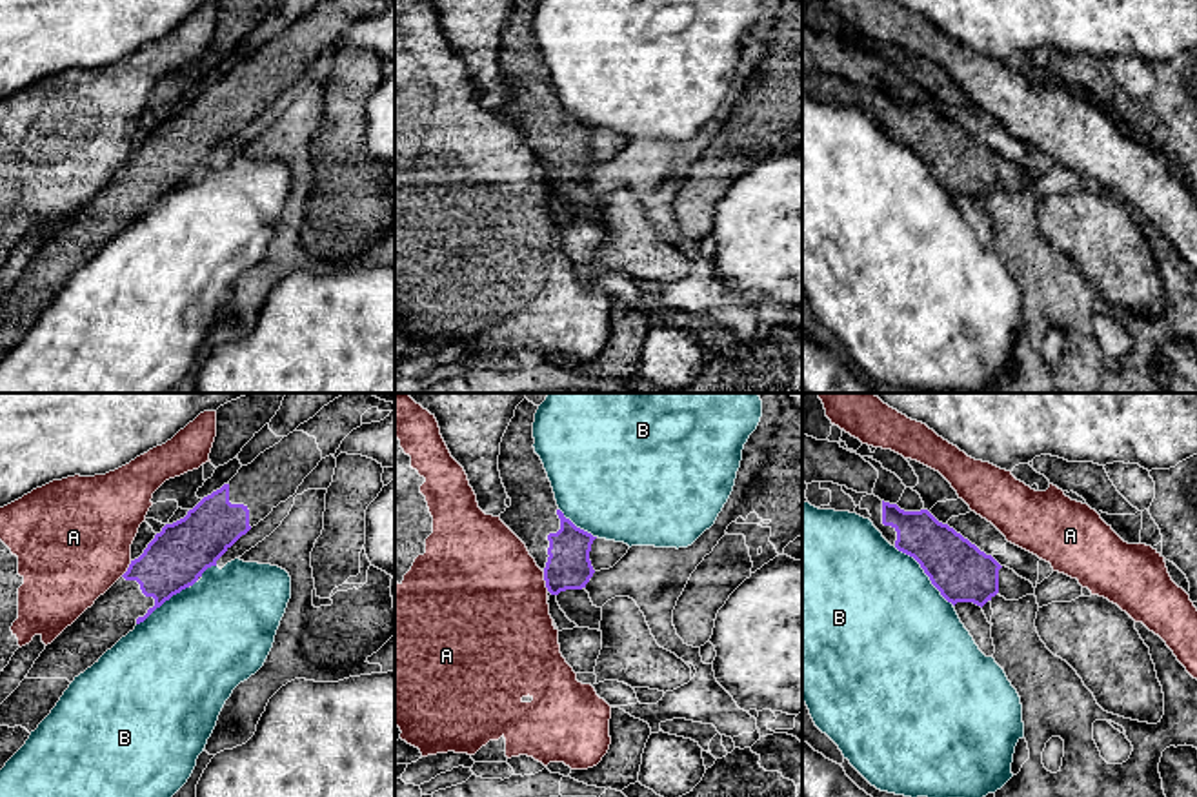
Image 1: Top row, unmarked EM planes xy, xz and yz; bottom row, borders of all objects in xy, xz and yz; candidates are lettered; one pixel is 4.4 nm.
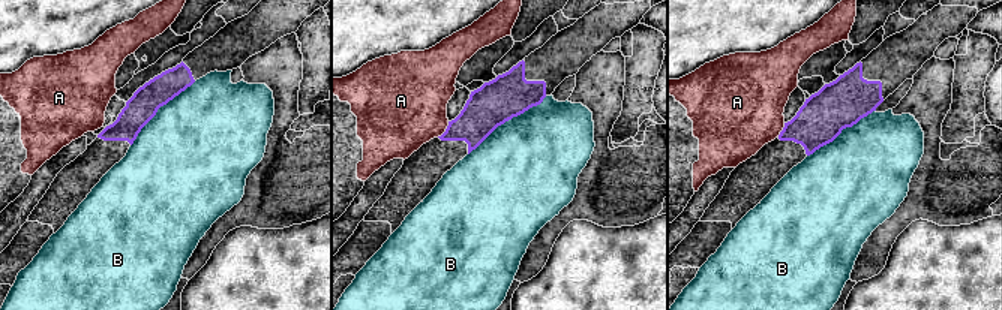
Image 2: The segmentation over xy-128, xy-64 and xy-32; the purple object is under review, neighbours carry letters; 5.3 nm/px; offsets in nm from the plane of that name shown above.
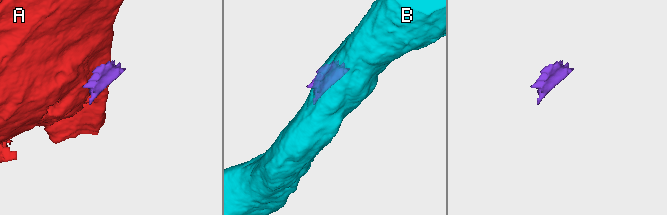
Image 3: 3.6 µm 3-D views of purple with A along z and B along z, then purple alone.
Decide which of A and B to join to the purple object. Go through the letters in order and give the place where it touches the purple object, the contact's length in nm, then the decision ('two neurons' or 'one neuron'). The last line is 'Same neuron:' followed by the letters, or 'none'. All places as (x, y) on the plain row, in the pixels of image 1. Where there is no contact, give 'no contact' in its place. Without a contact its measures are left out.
A: meets purple in xz at (544, 171); contact 90 nm long; two neurons
B: meets purple in yz at (925, 164); contact 380 nm long; two neurons
Same neuron: none

